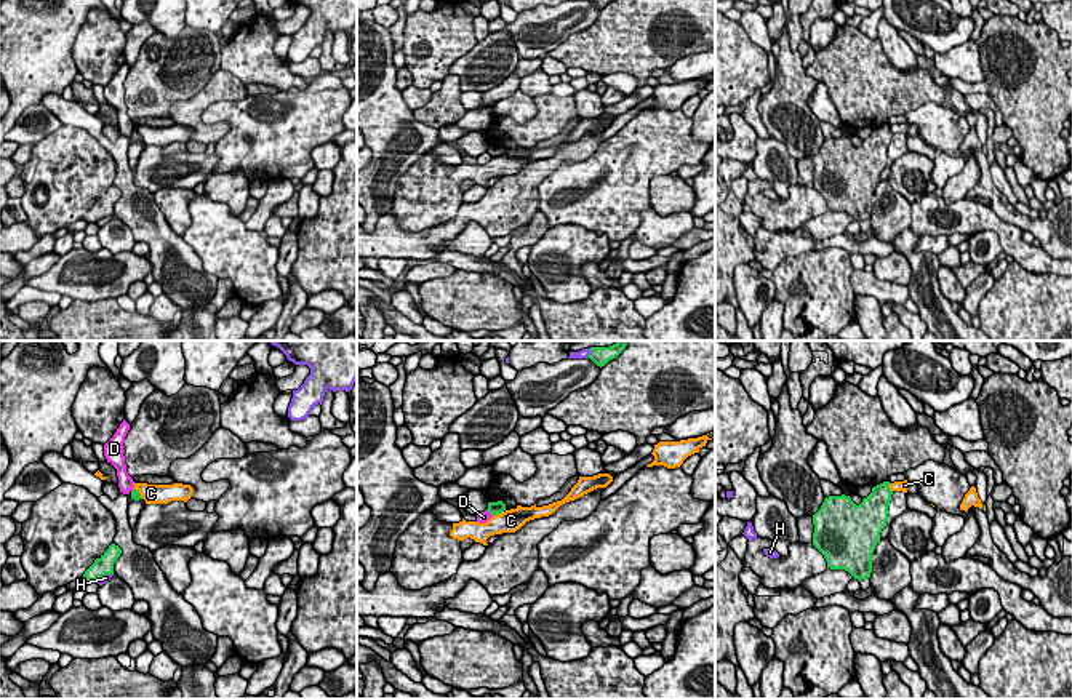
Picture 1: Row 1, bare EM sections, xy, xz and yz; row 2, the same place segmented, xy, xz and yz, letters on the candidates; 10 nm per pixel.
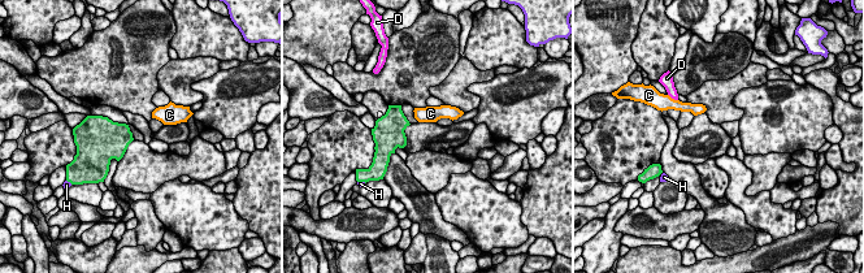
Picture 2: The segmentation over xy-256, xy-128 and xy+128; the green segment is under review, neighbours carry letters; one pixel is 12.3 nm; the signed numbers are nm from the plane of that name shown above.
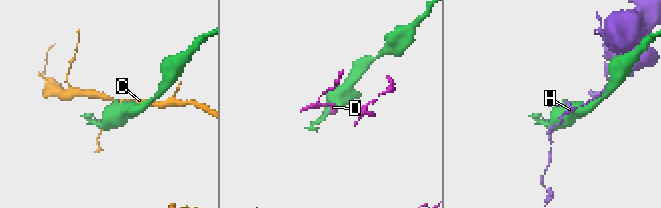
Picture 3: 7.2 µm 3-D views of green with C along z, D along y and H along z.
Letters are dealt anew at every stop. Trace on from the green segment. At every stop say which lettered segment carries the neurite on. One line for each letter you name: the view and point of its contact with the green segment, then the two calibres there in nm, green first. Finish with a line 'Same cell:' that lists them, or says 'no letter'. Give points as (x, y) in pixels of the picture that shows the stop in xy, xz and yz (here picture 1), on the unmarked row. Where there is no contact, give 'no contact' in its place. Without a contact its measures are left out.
Same cell: no letter

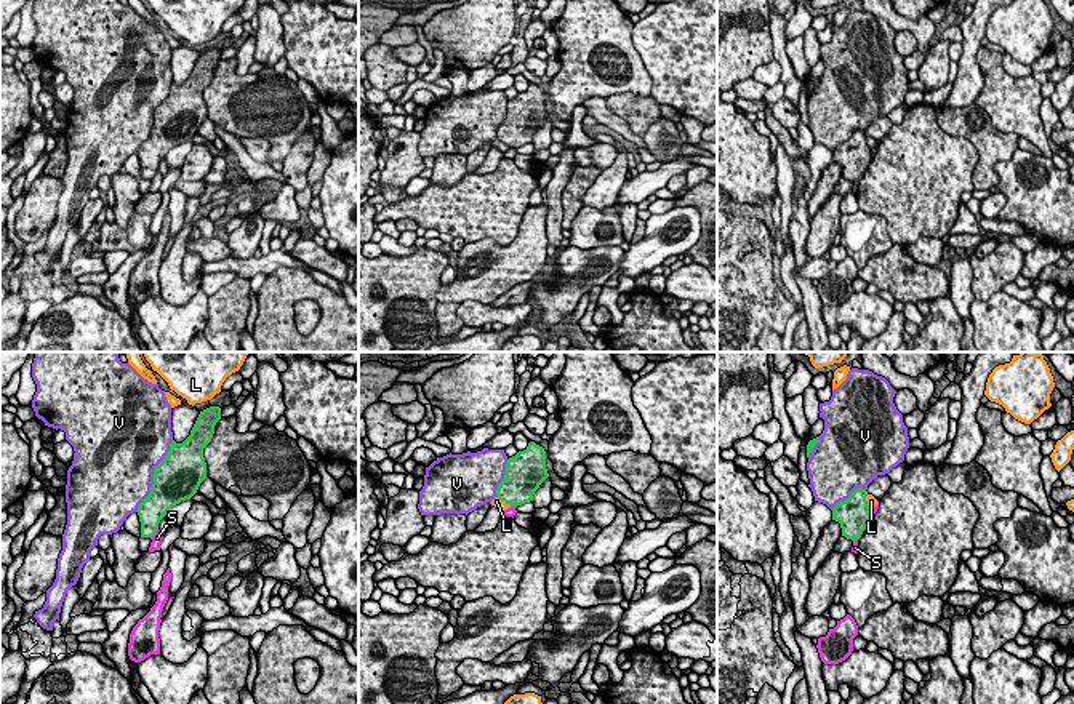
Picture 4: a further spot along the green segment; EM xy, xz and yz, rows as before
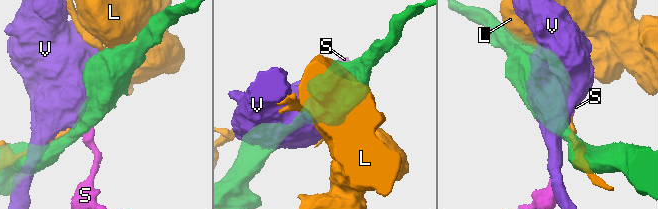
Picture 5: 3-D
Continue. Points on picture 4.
Same cell: no letter

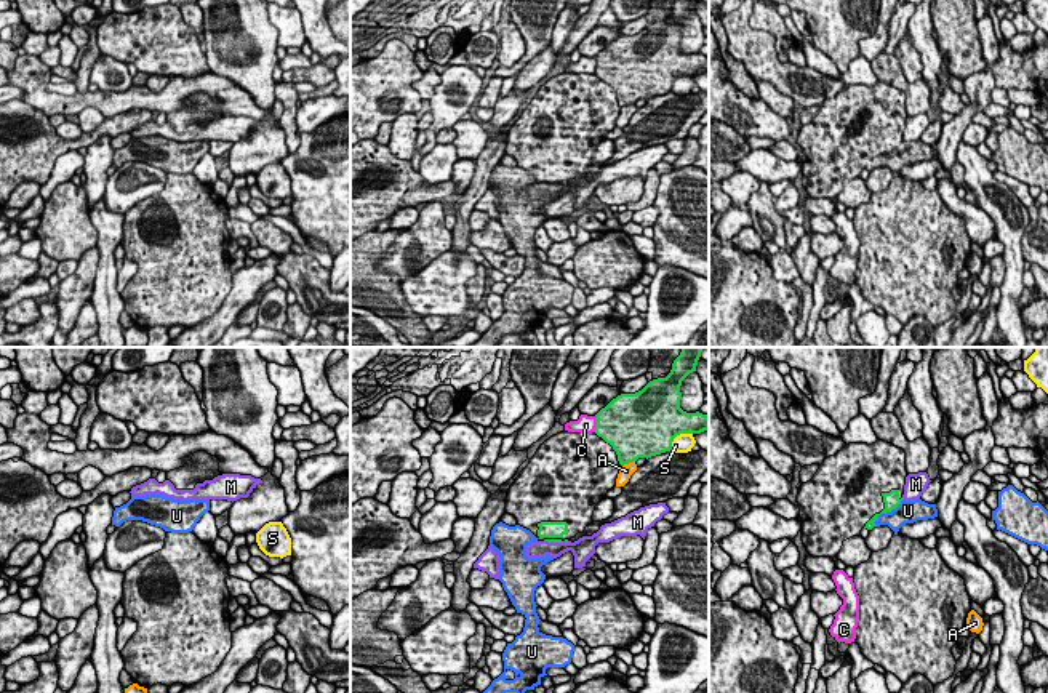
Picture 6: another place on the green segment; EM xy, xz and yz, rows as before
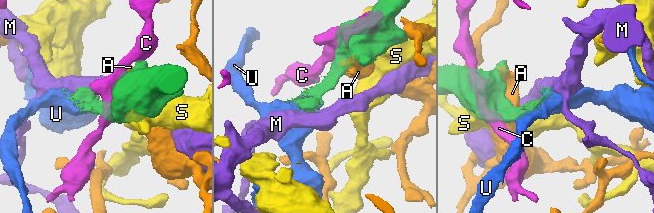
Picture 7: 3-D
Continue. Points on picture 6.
U: contact yz (887, 152); calibres 160 and 220 nm
Same cell: U

